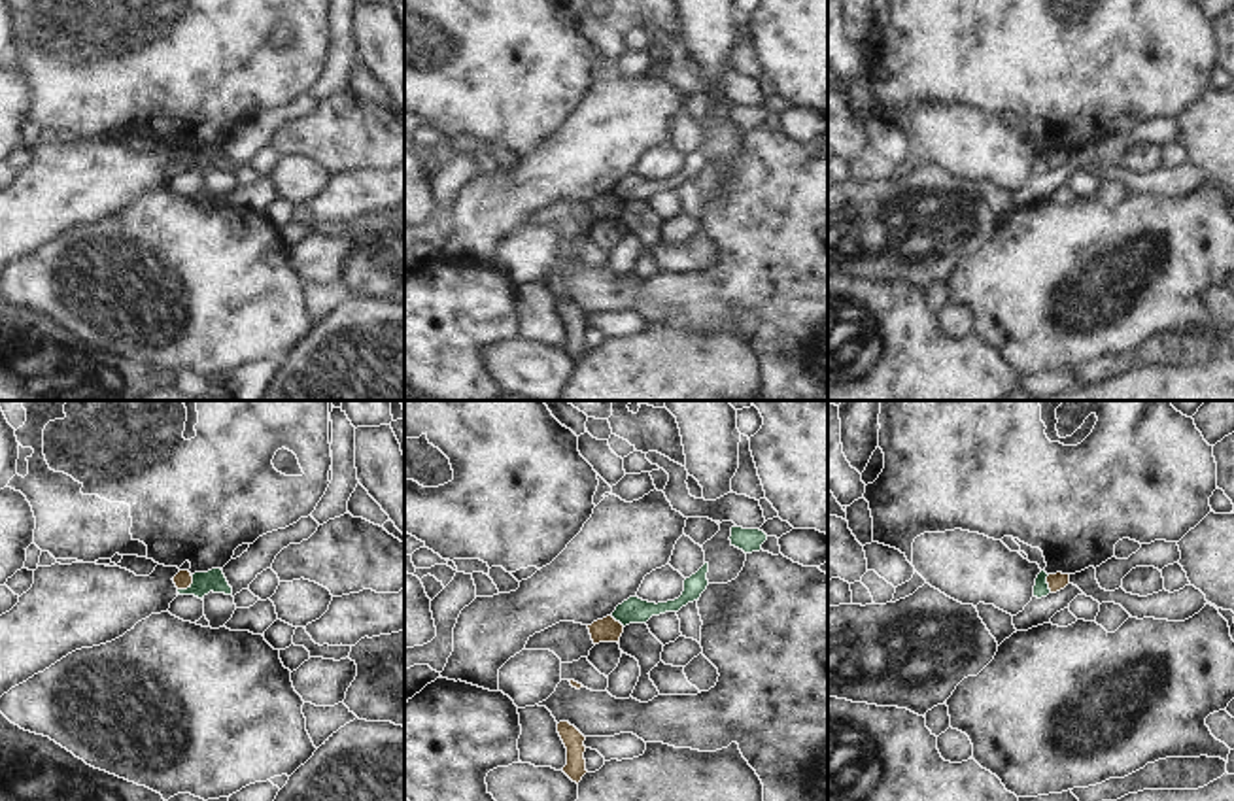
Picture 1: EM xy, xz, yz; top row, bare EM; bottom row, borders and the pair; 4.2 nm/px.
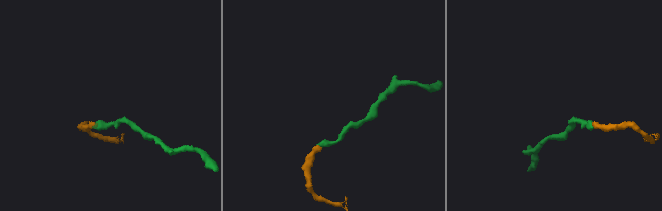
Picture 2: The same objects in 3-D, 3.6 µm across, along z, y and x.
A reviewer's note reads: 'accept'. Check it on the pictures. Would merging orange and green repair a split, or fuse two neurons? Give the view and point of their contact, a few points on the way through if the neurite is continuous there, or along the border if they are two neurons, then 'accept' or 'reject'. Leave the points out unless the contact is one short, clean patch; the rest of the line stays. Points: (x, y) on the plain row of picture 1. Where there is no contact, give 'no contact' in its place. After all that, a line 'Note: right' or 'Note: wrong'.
contact xy (188, 163); border xy (191, 152), (191, 159), (178, 167); reject
Note: wrong

